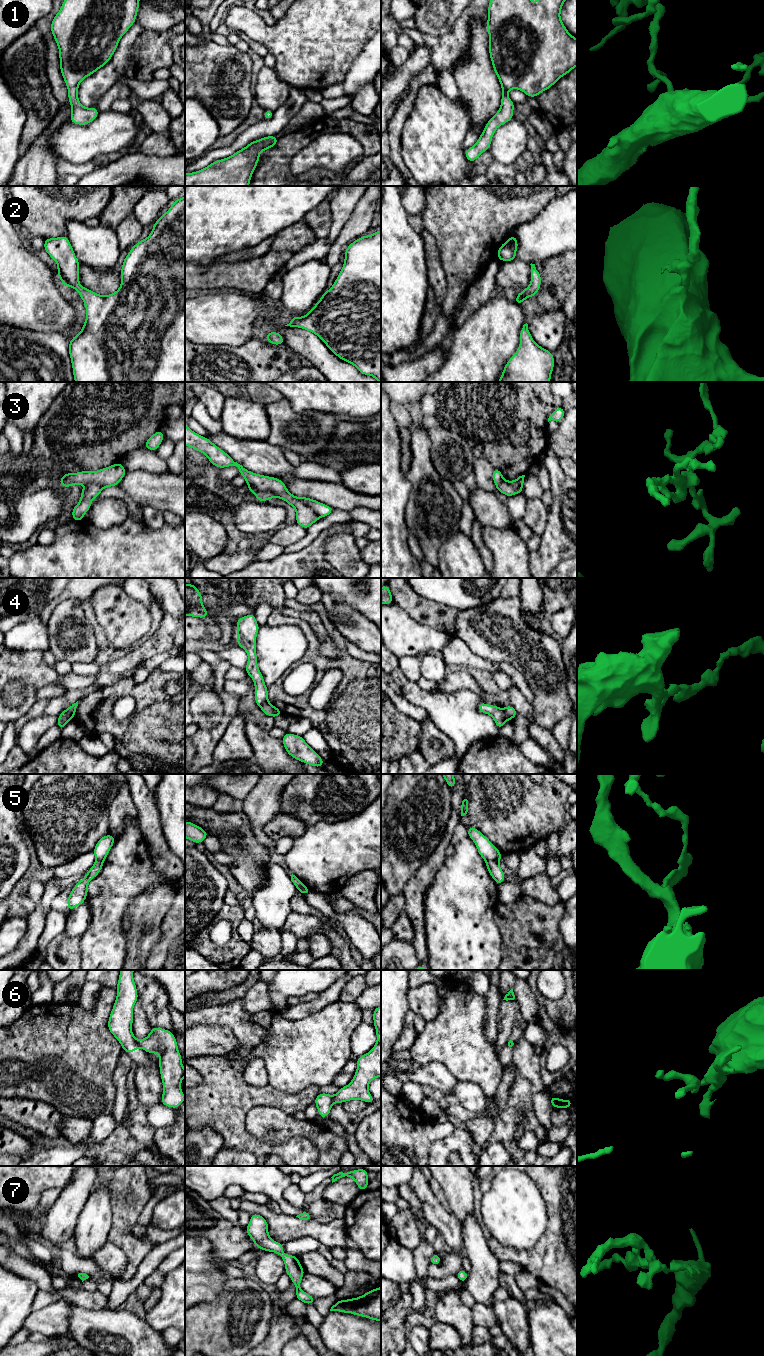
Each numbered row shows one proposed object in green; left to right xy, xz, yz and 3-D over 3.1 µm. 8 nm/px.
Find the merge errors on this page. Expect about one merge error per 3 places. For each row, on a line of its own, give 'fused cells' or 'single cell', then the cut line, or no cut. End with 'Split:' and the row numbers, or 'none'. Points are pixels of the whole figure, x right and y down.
1: single cell; no cut
2: single cell; no cut
3: fused cells; cut in xz along (248, 484), (260, 490), (271, 491), (278, 497)
4: fused cells; cut in yz along (502, 709), (509, 718)
5: fused cells; cut in yz along (485, 860), (498, 861)
6: fused cells; cut in xy along (135, 1040), (139, 1046)
7: single cell; no cut
Split: 3, 4, 5, 6

